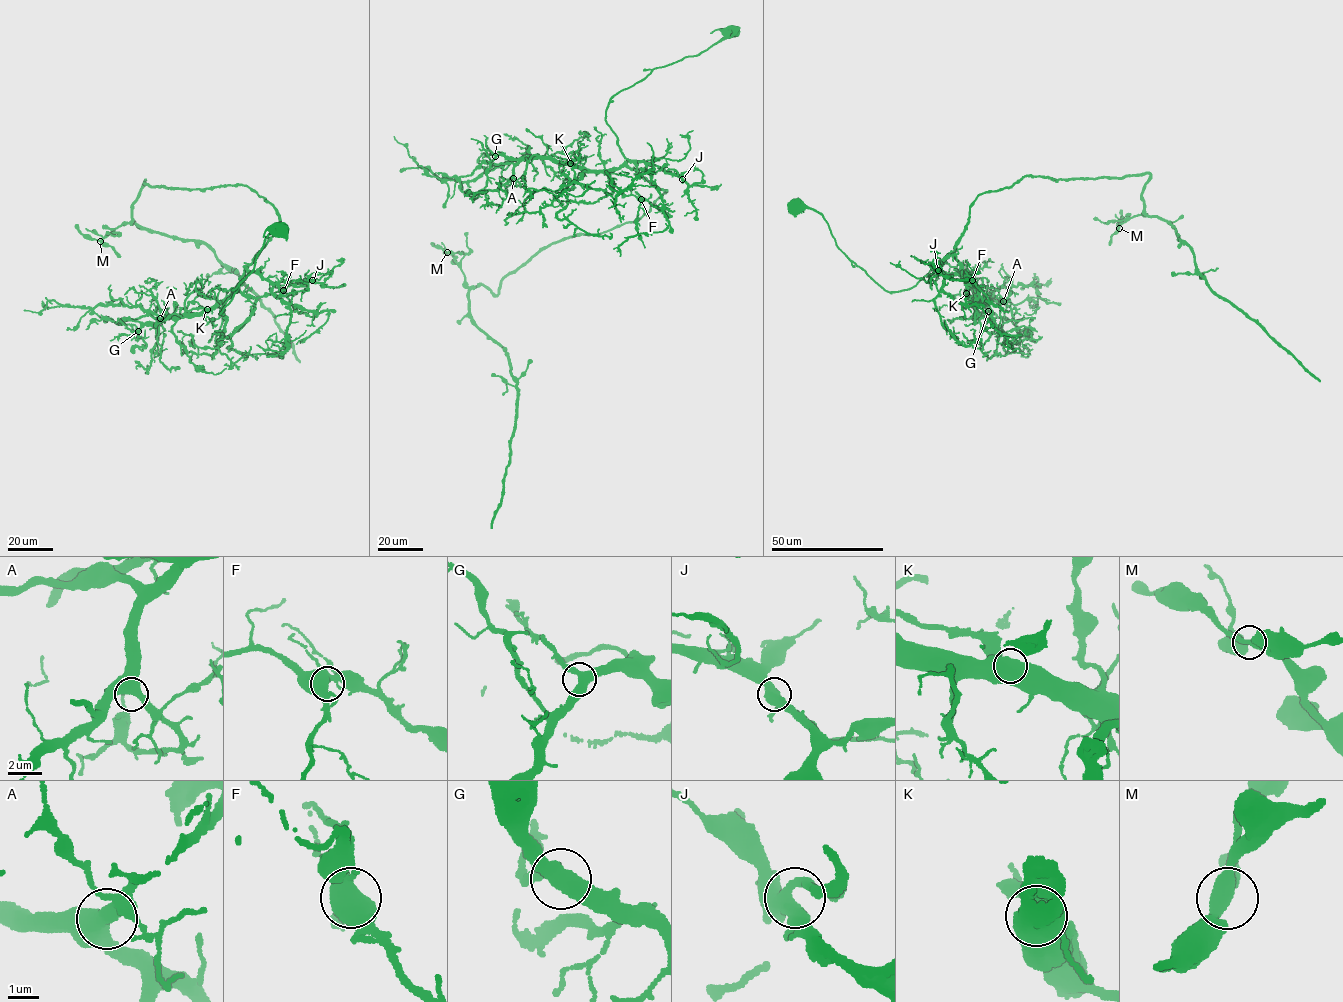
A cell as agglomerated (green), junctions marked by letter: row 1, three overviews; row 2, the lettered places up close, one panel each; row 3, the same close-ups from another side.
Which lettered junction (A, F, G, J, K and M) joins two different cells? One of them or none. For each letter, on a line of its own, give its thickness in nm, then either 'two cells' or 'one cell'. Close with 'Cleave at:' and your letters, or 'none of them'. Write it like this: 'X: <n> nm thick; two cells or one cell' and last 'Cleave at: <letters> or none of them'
A: 440 nm thick; one cell
F: 480 nm thick; one cell
G: 440 nm thick; one cell
J: 440 nm thick; one cell
K: 600 nm thick; two cells
M: 400 nm thick; one cell
Cleave at: K

